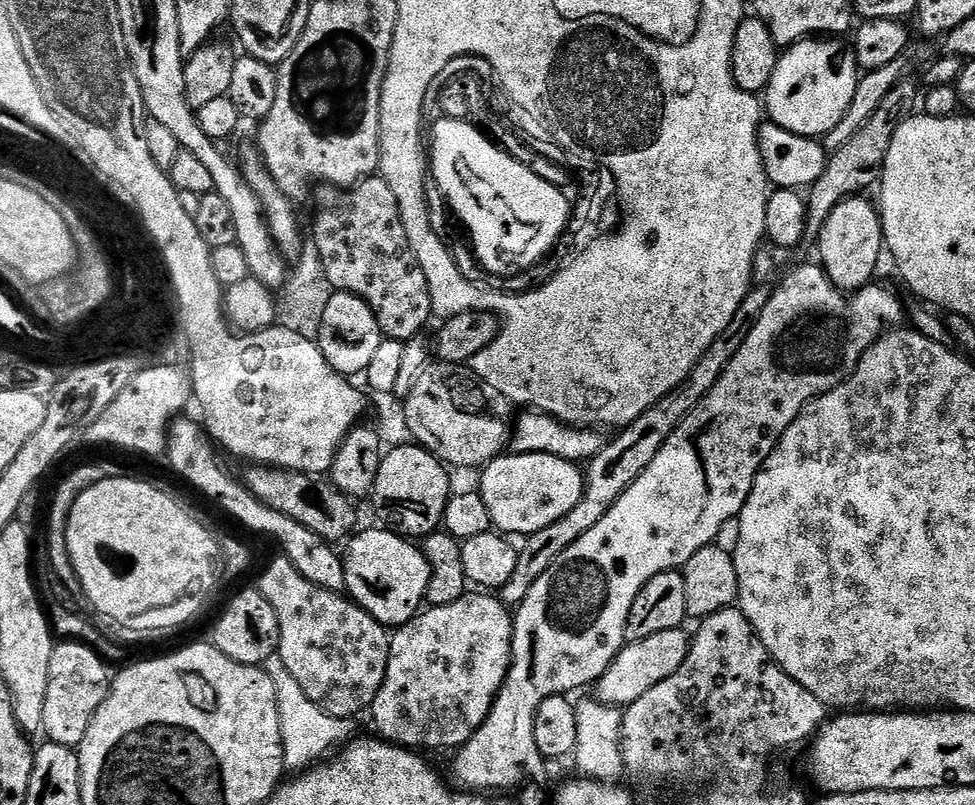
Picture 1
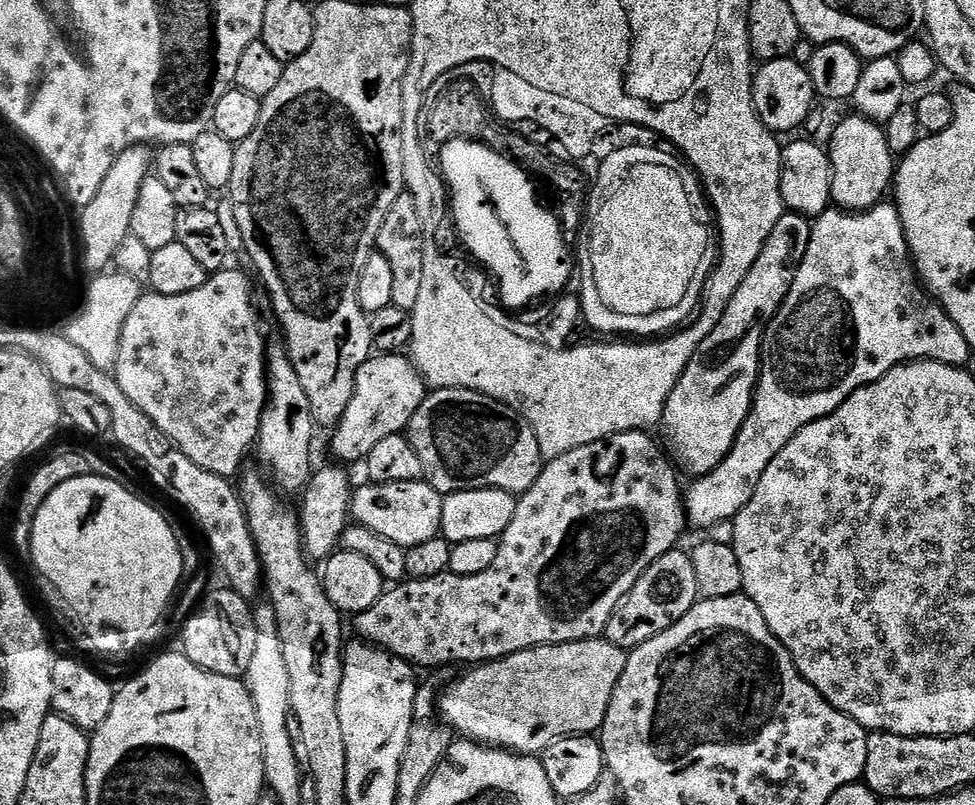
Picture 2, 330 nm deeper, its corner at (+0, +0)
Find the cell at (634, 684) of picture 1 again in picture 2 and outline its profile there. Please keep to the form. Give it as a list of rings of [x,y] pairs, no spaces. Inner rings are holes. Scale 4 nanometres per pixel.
[[[603,638],[527,648],[518,654],[504,656],[501,660],[490,660],[465,671],[468,673],[453,688],[445,692],[443,689],[438,700],[438,712],[443,723],[463,739],[503,748],[505,752],[518,752],[522,756],[536,756],[564,736],[599,733],[610,706],[610,698],[614,694],[614,686],[618,686],[618,678],[622,678],[627,661],[628,652],[625,649]]]

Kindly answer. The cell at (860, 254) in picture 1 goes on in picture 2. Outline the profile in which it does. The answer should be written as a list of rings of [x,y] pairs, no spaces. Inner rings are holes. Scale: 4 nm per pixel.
[[[848,116],[832,132],[832,144],[827,145],[828,156],[832,160],[832,204],[846,212],[865,212],[867,208],[881,203],[889,195],[894,184],[894,153],[886,138],[884,128],[867,116]]]

